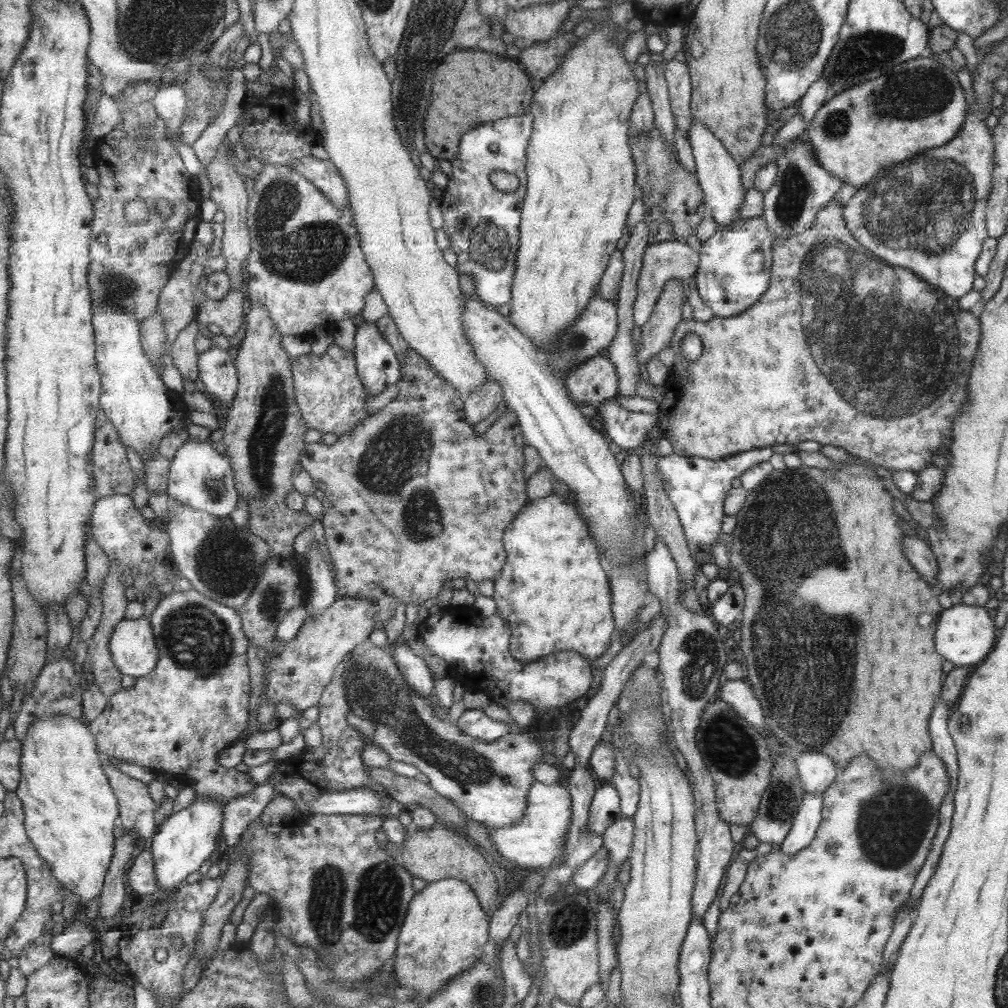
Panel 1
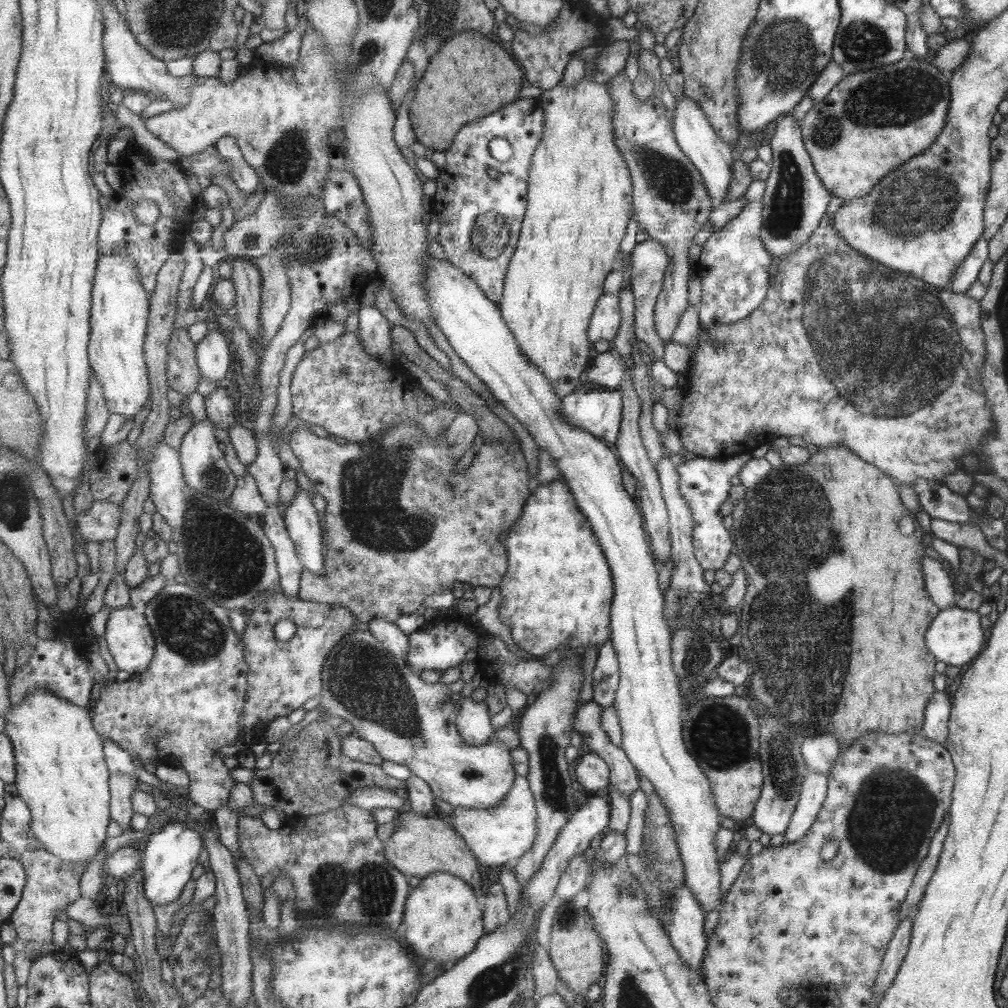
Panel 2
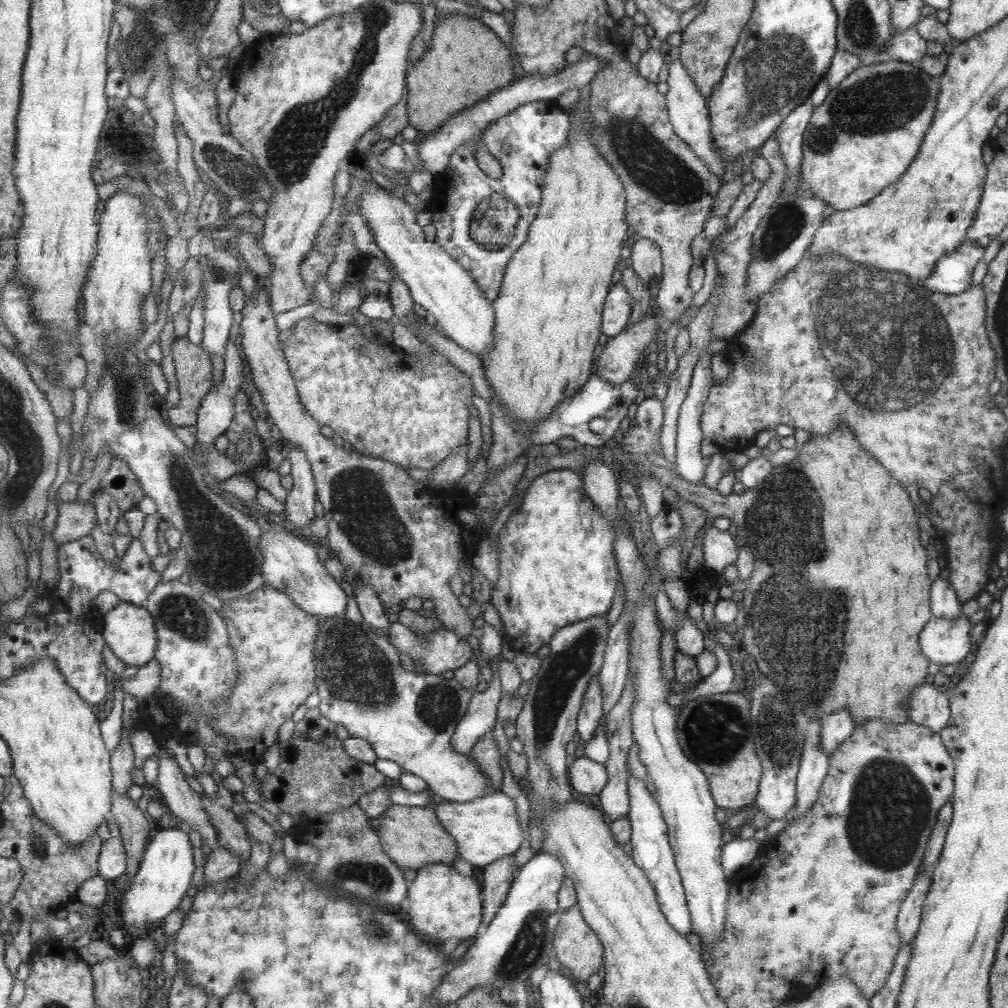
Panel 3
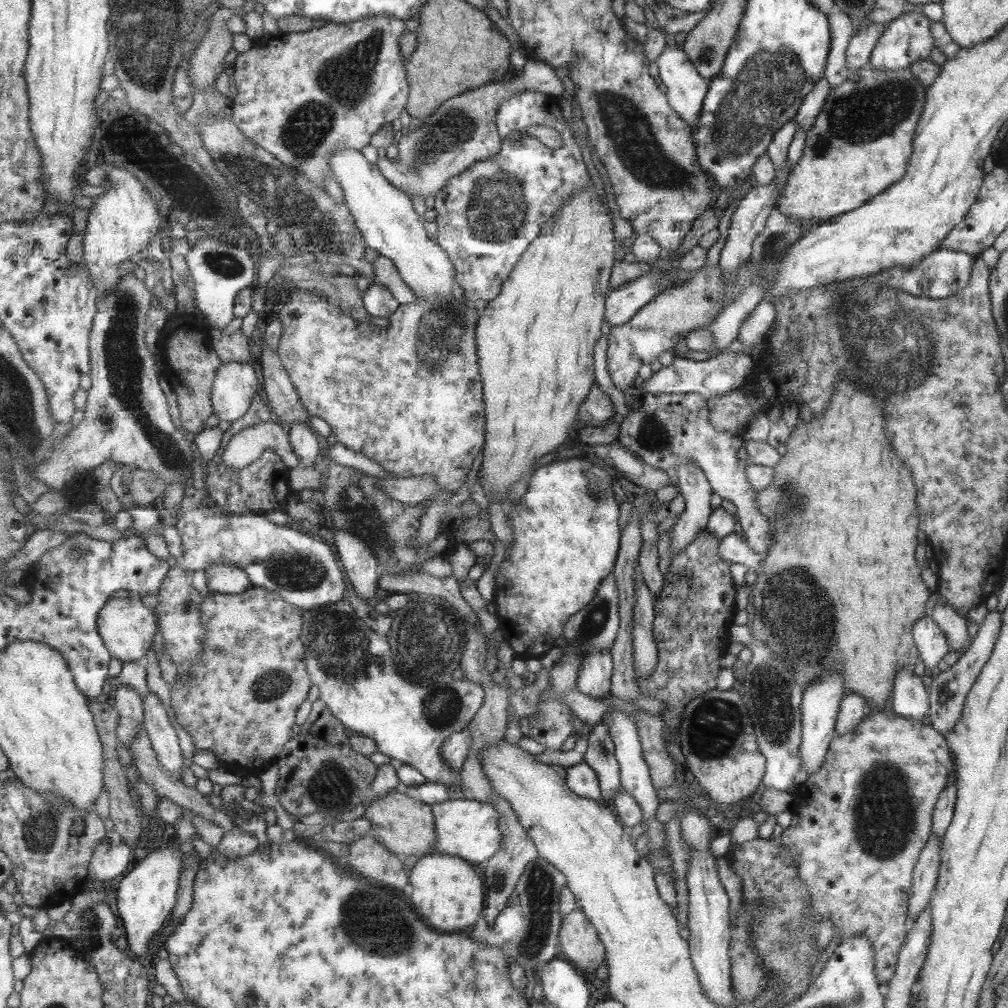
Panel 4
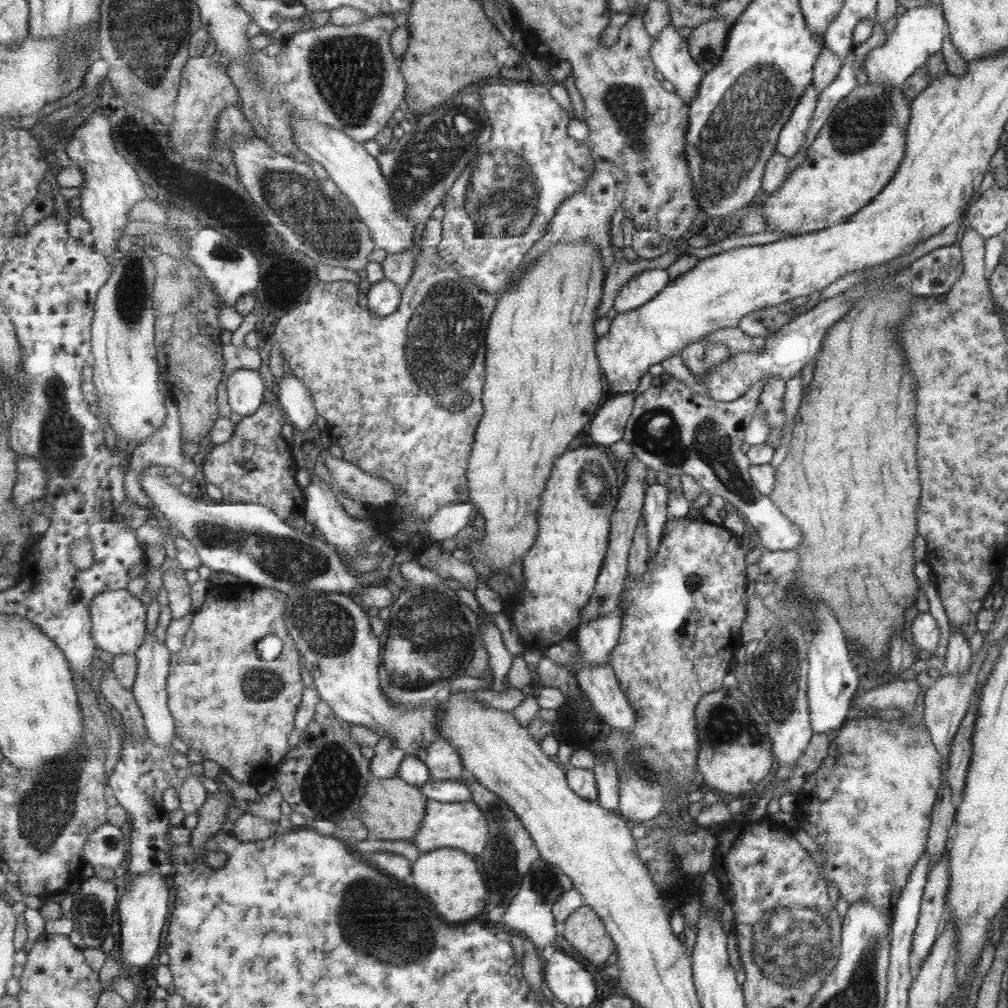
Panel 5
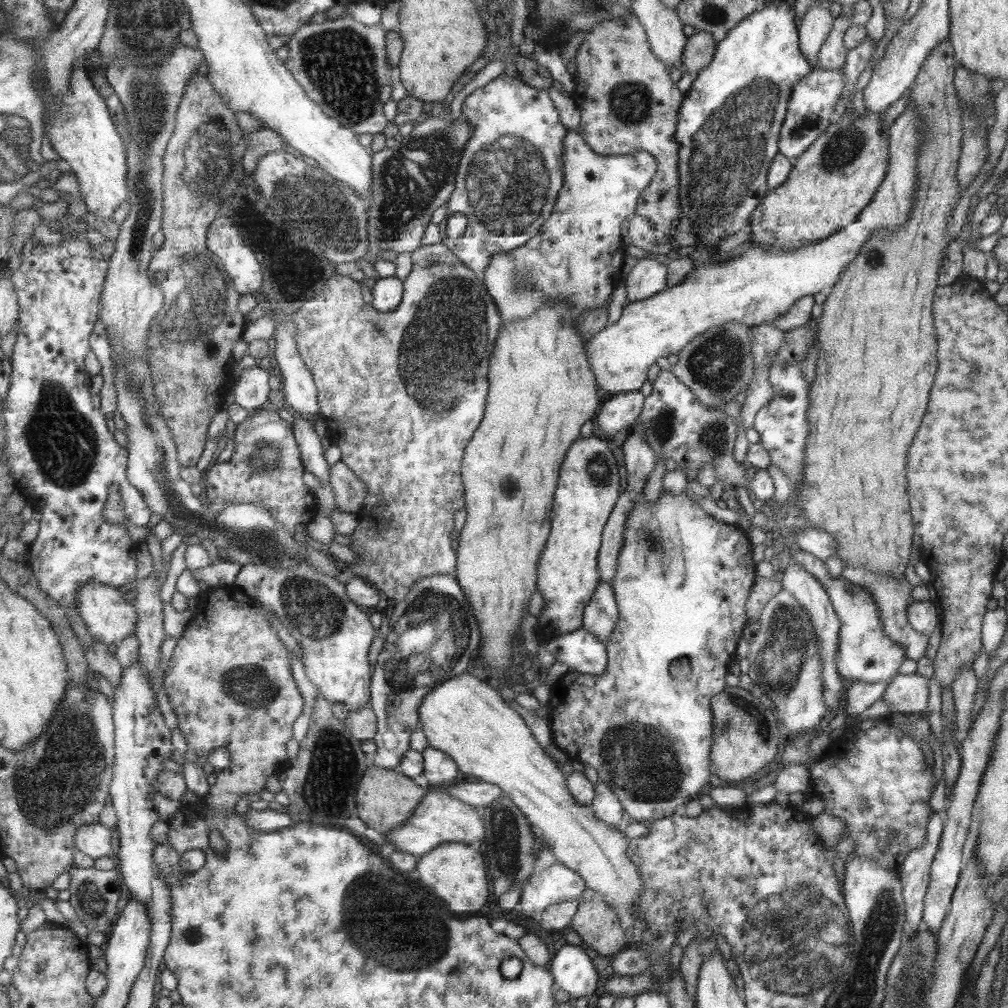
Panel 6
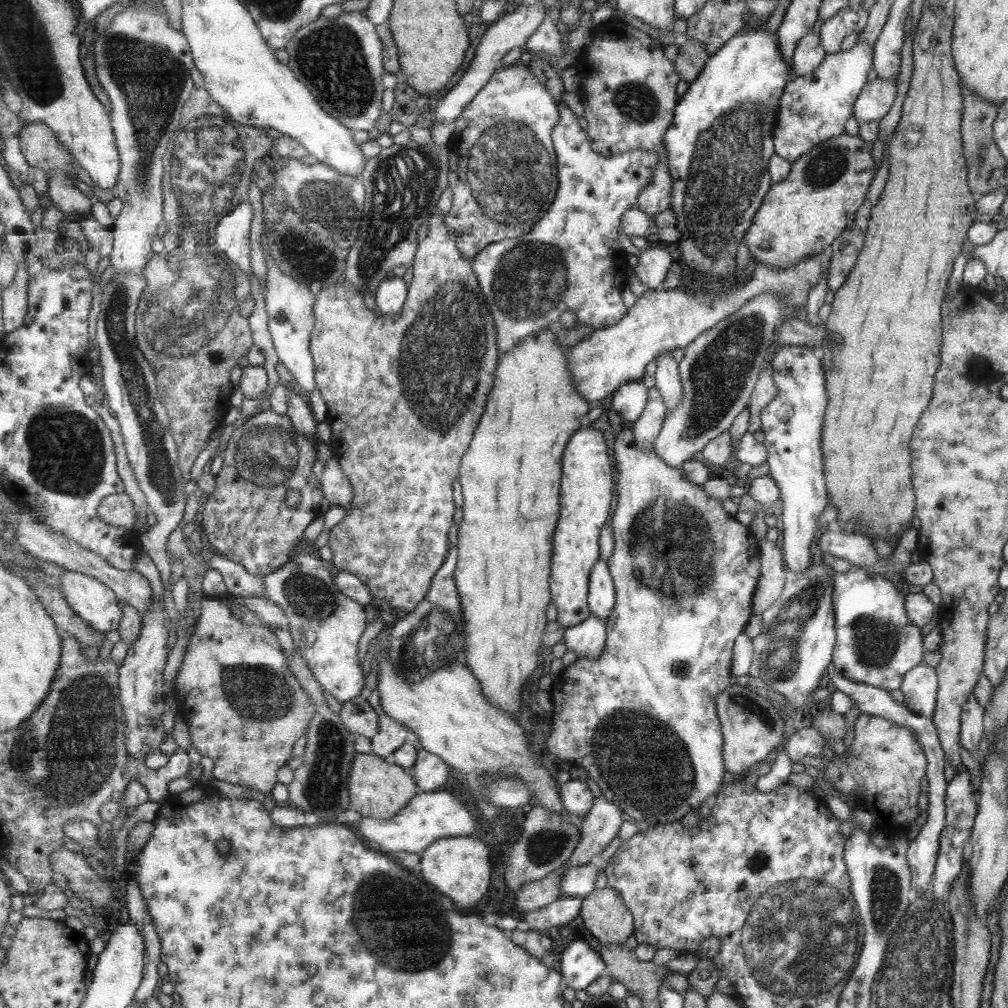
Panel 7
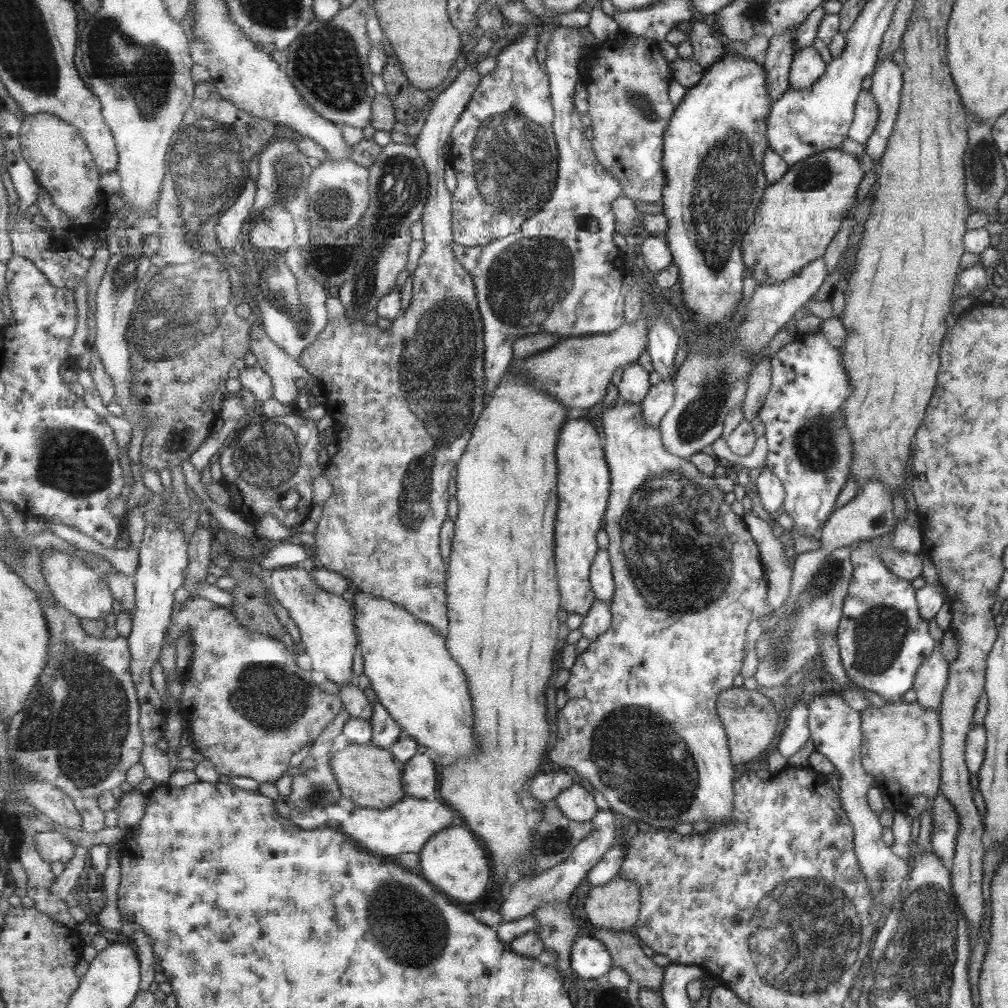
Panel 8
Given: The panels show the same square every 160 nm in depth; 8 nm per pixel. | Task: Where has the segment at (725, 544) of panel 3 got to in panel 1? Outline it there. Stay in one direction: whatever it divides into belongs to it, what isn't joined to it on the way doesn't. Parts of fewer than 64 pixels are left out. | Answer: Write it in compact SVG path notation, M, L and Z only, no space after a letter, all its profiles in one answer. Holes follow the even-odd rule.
M765 447L751 449L716 461L699 457L682 457L676 452L660 457L657 465L659 474L663 477L667 494L678 510L684 539L697 568L710 562L713 542L723 537L721 532L724 517L722 508L727 491L731 488L731 480L739 477L751 466L767 461L772 454L770 447Z

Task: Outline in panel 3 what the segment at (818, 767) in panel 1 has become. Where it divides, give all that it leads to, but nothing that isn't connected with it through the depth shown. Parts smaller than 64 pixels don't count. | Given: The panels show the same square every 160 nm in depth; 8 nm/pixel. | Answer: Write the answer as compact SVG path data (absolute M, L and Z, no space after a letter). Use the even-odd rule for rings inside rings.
M837 710L820 718L819 747L829 754L839 747L853 733L856 724L847 710Z

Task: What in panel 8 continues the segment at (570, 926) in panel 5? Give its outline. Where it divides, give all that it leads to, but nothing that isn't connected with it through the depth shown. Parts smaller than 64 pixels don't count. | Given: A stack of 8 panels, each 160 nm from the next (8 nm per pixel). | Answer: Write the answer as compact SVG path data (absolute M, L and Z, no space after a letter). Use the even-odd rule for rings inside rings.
M617 876L607 884L592 887L584 908L594 927L632 931L642 913L641 887L625 877Z

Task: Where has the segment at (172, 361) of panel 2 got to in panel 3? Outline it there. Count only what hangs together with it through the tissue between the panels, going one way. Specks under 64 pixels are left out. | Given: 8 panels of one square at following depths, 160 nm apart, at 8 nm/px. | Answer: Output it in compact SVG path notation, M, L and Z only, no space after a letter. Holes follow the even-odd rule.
M176 337L171 348L175 362L176 378L180 400L170 410L166 411L166 419L174 426L196 426L204 398L211 392L213 386L213 358L203 345L193 345L187 337Z

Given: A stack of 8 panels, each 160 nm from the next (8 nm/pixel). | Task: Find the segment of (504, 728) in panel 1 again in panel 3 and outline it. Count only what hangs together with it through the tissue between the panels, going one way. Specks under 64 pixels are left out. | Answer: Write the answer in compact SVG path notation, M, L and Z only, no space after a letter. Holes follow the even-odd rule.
M503 654L489 659L492 670L492 681L484 692L474 694L473 701L469 702L467 713L461 718L452 744L461 754L470 755L477 746L477 742L495 728L498 721L498 710L502 702L503 686L501 686L501 664L505 658Z

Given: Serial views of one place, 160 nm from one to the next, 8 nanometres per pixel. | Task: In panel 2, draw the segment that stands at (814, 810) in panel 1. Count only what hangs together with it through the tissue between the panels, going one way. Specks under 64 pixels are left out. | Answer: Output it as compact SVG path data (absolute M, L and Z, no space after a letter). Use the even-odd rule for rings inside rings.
M809 771L804 776L800 788L799 801L796 810L792 814L788 828L783 833L783 843L795 842L808 831L819 813L826 795L827 777L819 771Z

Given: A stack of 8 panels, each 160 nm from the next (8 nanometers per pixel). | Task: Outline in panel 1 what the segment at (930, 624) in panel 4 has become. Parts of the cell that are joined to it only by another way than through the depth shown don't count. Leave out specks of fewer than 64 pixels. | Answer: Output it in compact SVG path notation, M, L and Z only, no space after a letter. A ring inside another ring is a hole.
M959 602L940 613L933 637L941 658L951 662L953 667L969 666L981 662L991 652L991 646L995 642L995 626L983 608L965 606Z

